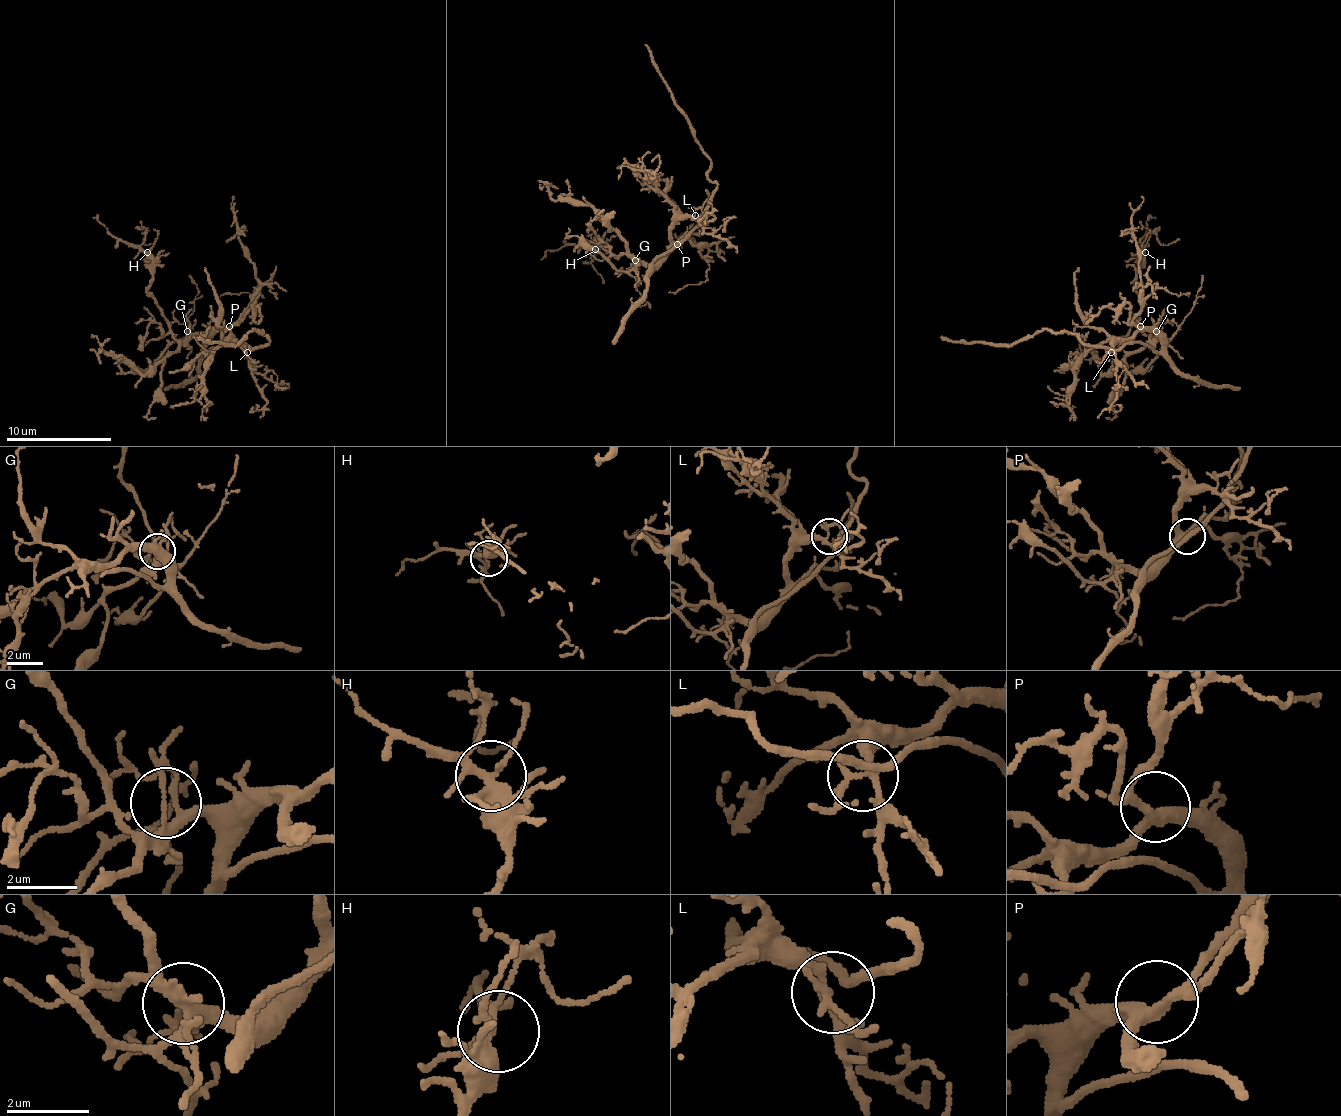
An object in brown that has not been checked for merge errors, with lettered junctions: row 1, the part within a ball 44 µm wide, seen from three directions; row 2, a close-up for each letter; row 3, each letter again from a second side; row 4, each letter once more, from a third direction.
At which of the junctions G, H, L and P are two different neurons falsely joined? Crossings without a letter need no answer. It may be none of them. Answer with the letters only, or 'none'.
none

